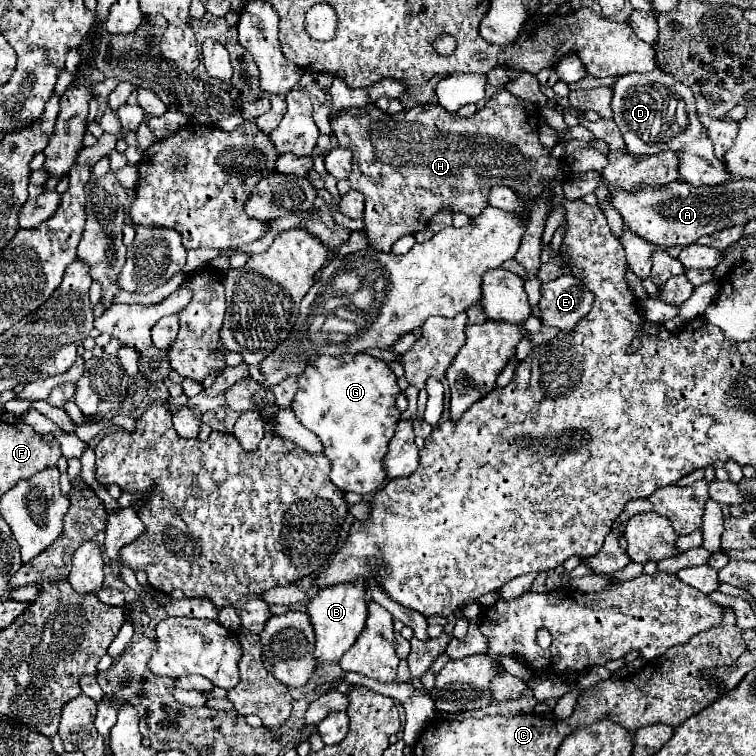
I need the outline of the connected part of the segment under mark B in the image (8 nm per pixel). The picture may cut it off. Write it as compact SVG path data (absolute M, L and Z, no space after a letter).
M363 581L345 583L345 585L333 585L321 589L313 599L307 603L307 613L311 619L311 625L315 629L315 659L337 663L341 655L355 643L359 633L365 627L367 619L367 597L365 597L365 585Z

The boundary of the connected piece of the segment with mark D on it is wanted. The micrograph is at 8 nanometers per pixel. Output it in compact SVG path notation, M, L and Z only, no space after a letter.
M653 69L651 73L629 73L613 85L613 121L619 125L629 155L657 155L661 151L679 151L681 179L695 187L715 187L731 179L723 163L713 155L713 145L697 119L695 99L687 85L675 81L669 73Z

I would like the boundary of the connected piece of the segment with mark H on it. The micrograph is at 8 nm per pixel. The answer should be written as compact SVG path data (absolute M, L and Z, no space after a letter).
M499 89L499 91L485 103L485 107L483 107L481 111L477 111L475 115L471 115L469 119L461 119L461 117L457 117L457 115L449 115L447 111L443 111L441 105L417 105L417 107L407 109L407 111L401 111L401 113L397 113L397 115L387 115L387 113L383 113L381 109L377 109L377 107L373 105L373 107L361 107L361 109L355 109L355 111L343 111L343 113L339 113L339 115L331 121L331 127L333 127L333 135L335 135L337 141L339 141L339 147L349 147L351 153L353 153L353 171L351 171L351 175L349 175L349 185L351 185L351 189L361 191L363 197L365 197L365 217L363 217L365 233L367 233L369 241L373 243L373 247L375 247L377 251L385 251L385 253L387 253L387 251L391 249L391 245L393 245L401 235L421 231L421 229L425 227L423 221L429 221L429 219L437 213L439 207L451 207L451 211L463 211L463 213L467 213L469 217L479 215L479 213L489 205L487 197L489 197L489 187L491 187L491 183L499 183L499 185L505 183L505 185L511 187L513 191L525 193L525 195L529 195L531 199L537 199L537 197L541 197L543 189L545 189L551 181L557 181L553 205L557 205L557 203L561 201L561 197L563 197L563 191L561 191L561 185L559 185L561 179L563 179L563 173L559 171L559 167L561 167L559 163L561 163L561 161L551 159L551 157L549 157L549 149L541 147L541 143L539 143L539 107L537 107L535 103L527 103L527 101L515 97L515 95L509 93L507 89Z

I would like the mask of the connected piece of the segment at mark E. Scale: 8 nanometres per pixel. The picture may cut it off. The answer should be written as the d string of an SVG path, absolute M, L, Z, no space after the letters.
M571 273L557 277L551 283L541 285L541 321L563 331L571 331L579 319L583 319L593 305L593 295L583 281L577 281Z

